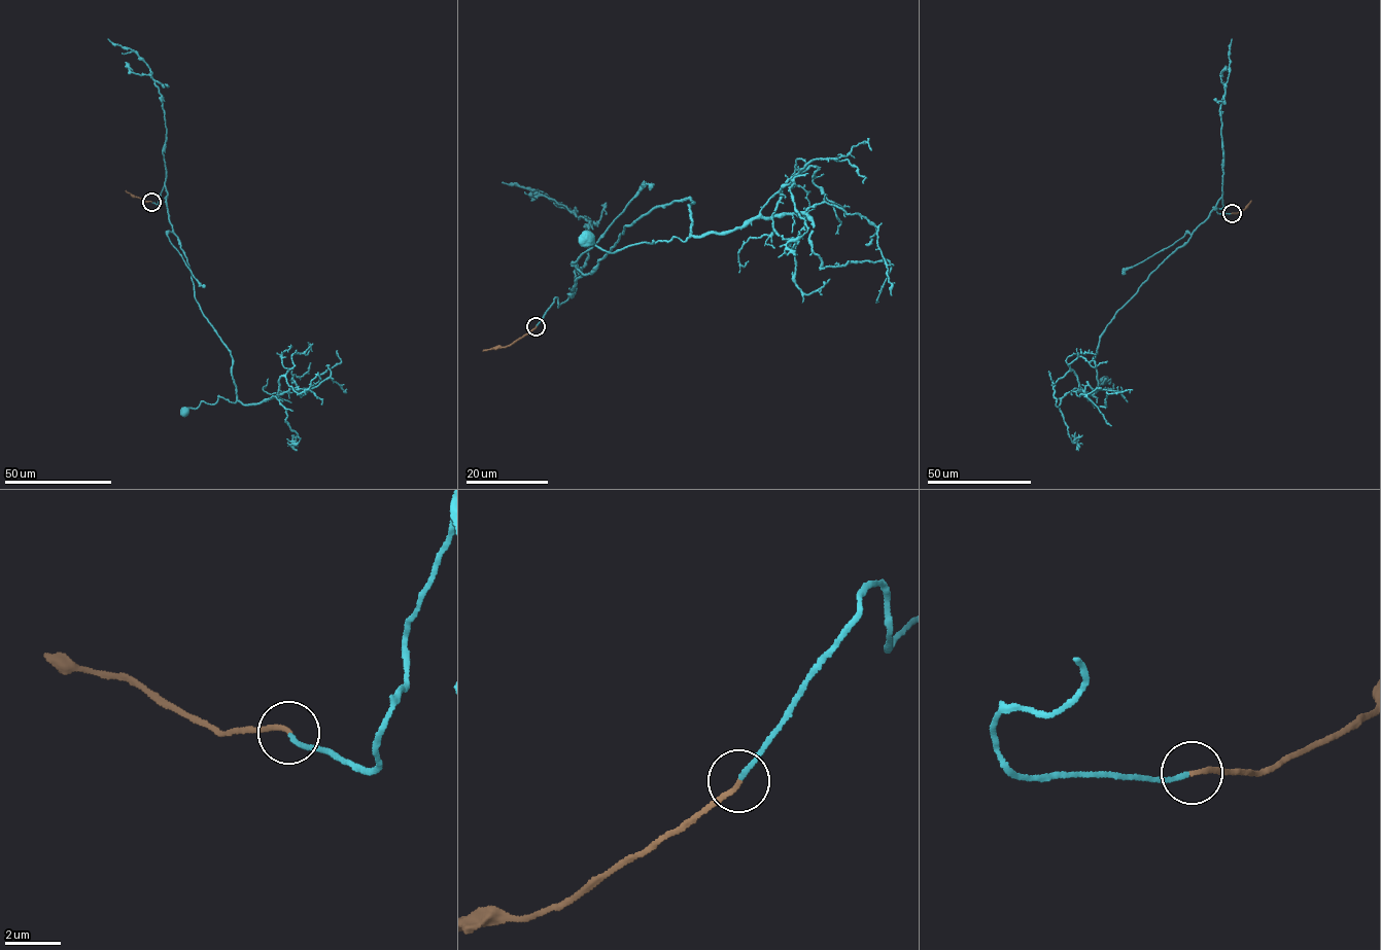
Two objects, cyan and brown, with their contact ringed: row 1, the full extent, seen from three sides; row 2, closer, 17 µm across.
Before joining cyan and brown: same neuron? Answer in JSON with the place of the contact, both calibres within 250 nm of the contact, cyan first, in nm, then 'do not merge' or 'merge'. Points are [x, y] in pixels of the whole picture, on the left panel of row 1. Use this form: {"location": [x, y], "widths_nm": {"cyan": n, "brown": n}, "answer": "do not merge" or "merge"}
{"location": [151, 202], "widths_nm": {"cyan": 150, "brown": 170}, "answer": "merge"}

